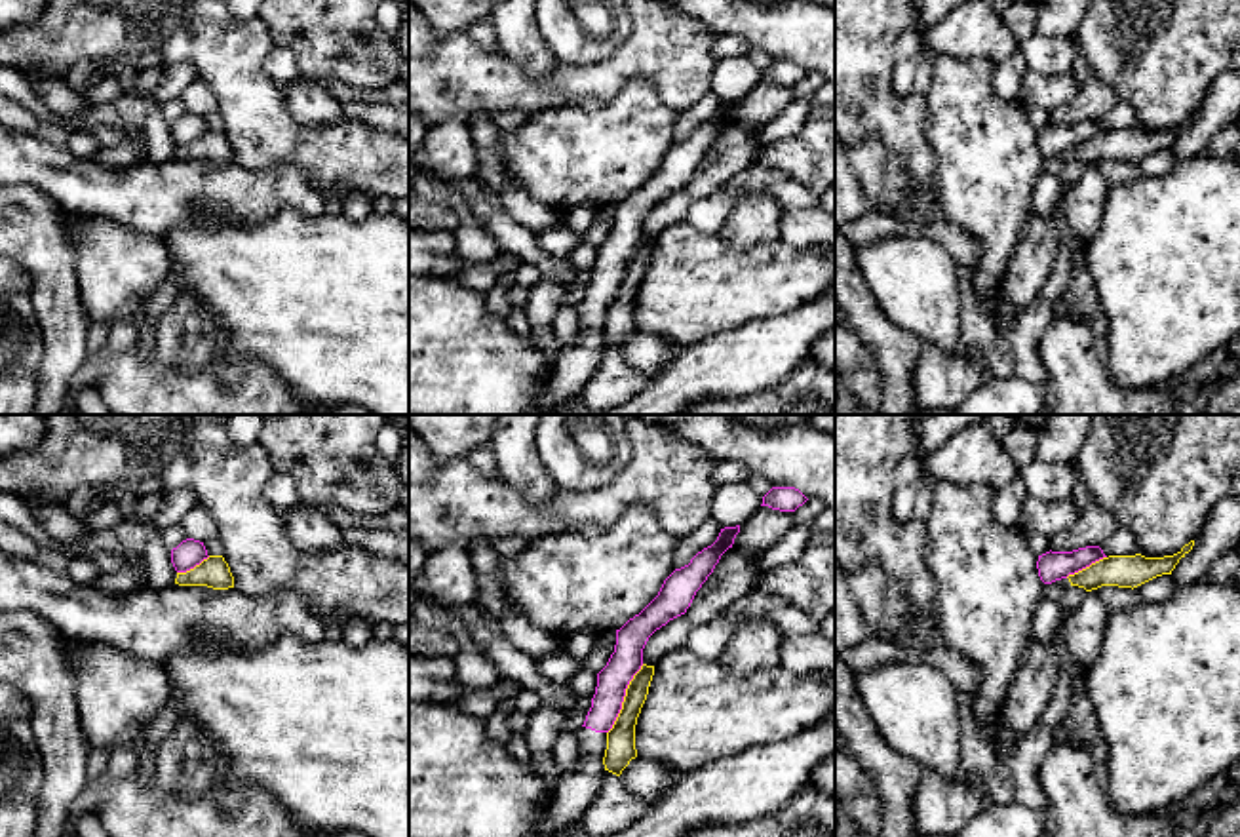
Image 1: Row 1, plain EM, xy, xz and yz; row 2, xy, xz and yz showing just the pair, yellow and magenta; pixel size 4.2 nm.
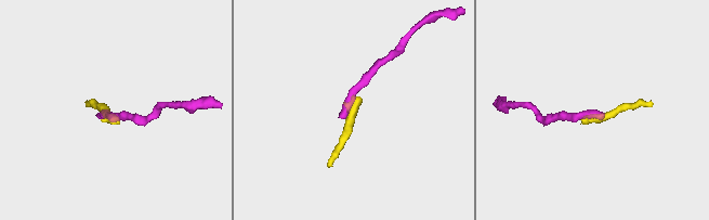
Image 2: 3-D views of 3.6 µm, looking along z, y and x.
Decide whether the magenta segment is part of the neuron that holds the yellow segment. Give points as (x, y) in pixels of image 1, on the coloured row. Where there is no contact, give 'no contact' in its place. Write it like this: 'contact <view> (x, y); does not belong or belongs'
contact xz (624, 699); does not belong

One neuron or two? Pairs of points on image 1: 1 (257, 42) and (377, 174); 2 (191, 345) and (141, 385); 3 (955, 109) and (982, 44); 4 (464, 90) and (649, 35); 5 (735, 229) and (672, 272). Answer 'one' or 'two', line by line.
1: one
2: two
3: two
4: one
5: two

